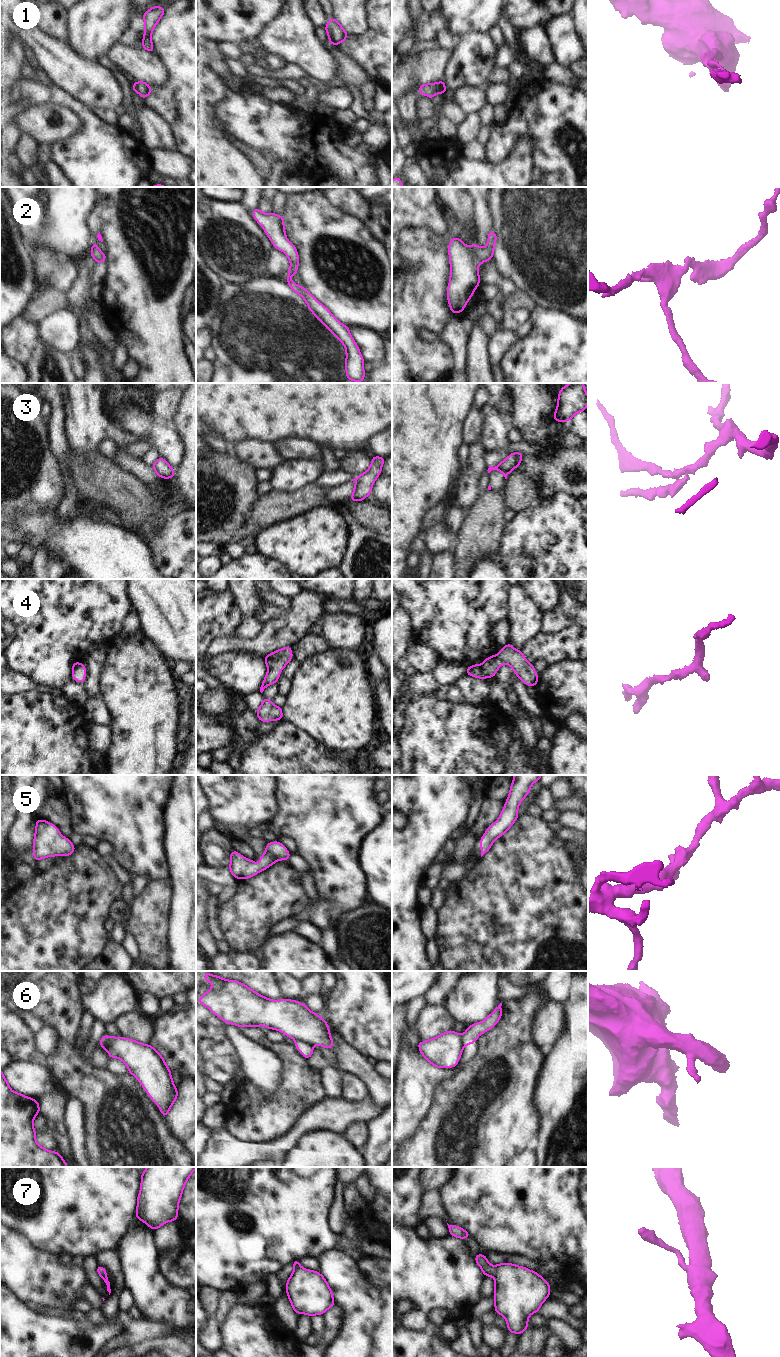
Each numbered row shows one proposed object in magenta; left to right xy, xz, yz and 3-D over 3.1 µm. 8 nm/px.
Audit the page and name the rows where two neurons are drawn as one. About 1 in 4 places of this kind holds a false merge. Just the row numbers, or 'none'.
3, 6

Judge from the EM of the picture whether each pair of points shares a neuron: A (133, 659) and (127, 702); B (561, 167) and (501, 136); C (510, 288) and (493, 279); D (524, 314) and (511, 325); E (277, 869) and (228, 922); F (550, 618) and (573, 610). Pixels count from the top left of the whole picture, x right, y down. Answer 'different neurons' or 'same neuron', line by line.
A: same neuron
B: same neuron
C: same neuron
D: same neuron
E: same neuron
F: same neuron

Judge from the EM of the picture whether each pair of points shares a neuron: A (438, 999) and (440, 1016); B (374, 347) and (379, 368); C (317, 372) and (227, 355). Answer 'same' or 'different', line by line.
A: different
B: different
C: same

